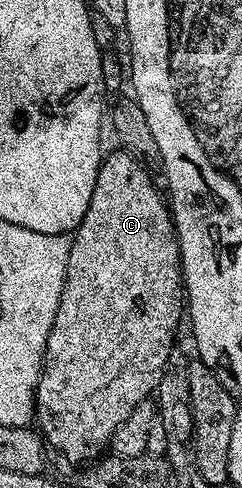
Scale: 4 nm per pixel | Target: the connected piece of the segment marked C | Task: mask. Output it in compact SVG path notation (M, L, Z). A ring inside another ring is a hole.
M115 149L111 155L109 152L103 158L98 170L96 189L92 193L88 213L84 213L84 221L72 232L64 289L60 293L60 305L56 309L54 324L48 333L46 362L42 365L42 376L38 379L38 392L34 394L37 430L43 440L53 450L55 447L70 463L88 462L89 464L97 460L110 447L110 439L116 433L116 429L120 429L120 425L128 421L128 413L132 413L132 409L136 409L140 401L151 398L157 392L162 371L170 362L170 356L175 350L174 334L178 331L178 322L181 319L183 322L184 319L184 280L182 278L182 255L178 252L178 232L174 229L174 217L163 192L162 195L158 192L157 185L150 180L150 175L146 171L149 170L128 152L121 149Z

